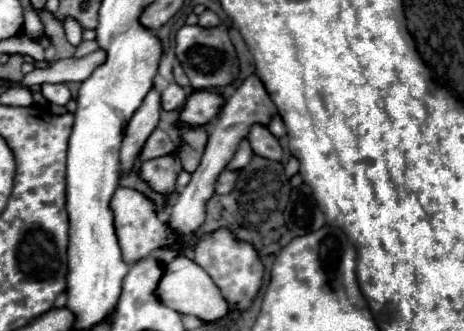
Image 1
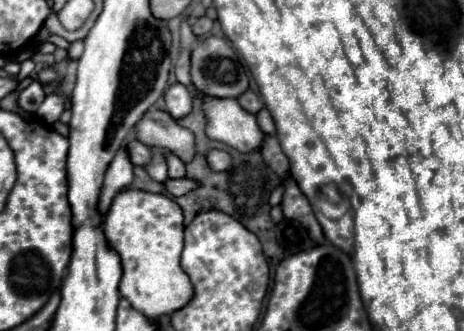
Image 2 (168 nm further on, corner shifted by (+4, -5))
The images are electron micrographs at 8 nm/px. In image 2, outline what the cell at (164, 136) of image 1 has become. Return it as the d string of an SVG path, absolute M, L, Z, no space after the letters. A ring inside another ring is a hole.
M166 153L166 161L168 161L168 177L172 177L172 179L186 177L186 165L180 159L176 159L174 155Z

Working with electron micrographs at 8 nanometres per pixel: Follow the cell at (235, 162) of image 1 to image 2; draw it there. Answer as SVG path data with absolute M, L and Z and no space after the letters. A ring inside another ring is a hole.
M210 149L204 157L206 157L206 163L212 171L224 171L232 163L230 155L226 151L220 151L220 149Z

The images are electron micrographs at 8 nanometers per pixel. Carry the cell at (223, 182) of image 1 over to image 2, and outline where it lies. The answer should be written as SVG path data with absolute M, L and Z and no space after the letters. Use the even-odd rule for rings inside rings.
M166 179L164 187L172 197L180 197L180 195L186 195L188 191L192 191L194 187L198 187L198 183L192 179Z

